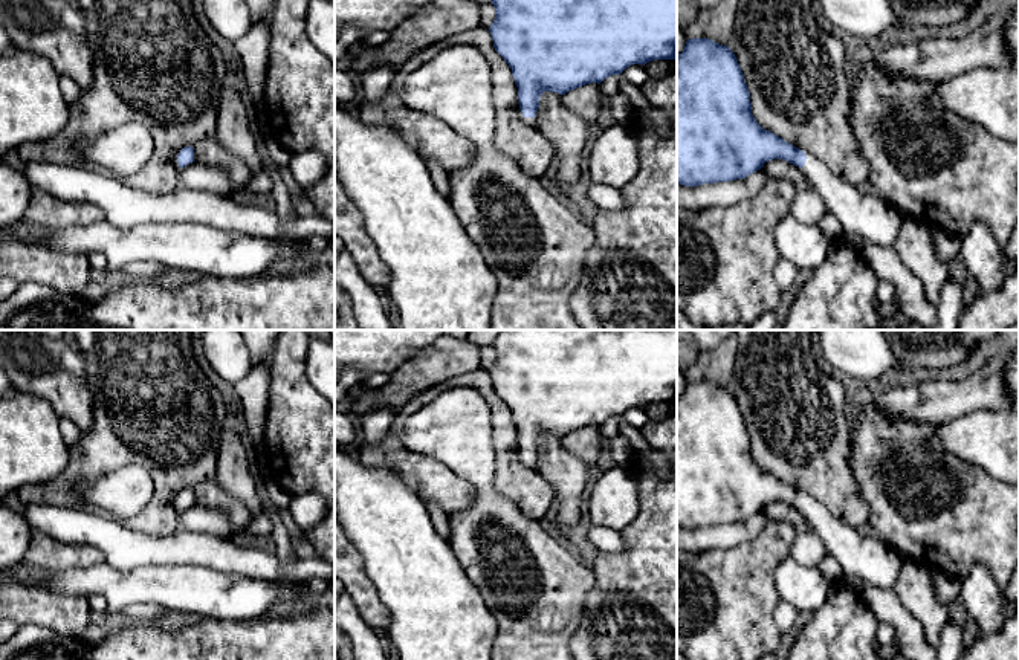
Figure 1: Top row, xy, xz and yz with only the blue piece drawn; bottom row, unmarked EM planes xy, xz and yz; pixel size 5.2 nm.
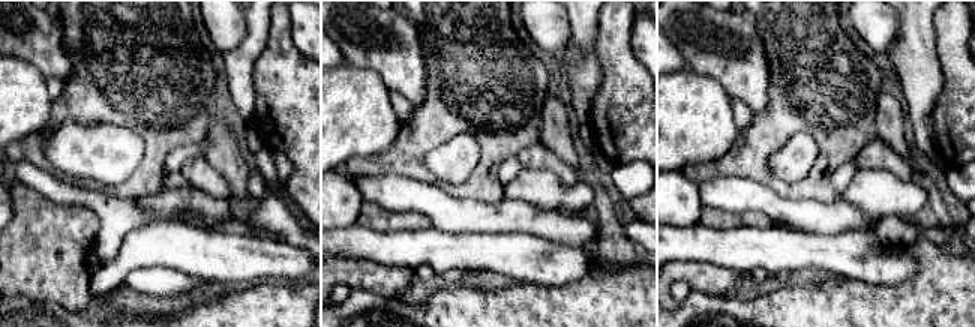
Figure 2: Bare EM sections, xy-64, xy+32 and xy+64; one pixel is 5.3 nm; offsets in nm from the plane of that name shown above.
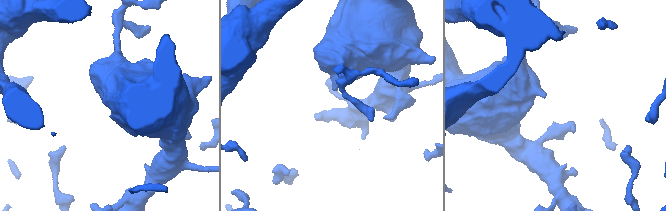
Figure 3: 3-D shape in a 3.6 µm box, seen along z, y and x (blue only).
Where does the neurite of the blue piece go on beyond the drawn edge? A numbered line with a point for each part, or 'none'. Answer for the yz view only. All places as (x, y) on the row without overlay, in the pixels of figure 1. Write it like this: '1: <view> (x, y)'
1: yz (866, 556)

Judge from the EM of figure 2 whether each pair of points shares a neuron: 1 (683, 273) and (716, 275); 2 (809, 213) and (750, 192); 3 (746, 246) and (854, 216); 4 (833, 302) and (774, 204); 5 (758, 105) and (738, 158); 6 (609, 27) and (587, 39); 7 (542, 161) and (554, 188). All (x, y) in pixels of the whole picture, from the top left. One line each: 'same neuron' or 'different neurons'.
1: same neuron
2: same neuron
3: different neurons
4: different neurons
5: different neurons
6: different neurons
7: different neurons

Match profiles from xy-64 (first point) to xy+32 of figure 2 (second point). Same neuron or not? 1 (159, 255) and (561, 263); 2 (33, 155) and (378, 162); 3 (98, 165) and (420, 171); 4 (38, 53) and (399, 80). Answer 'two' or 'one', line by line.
1: one
2: one
3: two
4: one

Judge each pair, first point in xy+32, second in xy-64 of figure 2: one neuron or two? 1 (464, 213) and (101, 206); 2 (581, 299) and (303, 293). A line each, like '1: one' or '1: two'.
1: one
2: one

